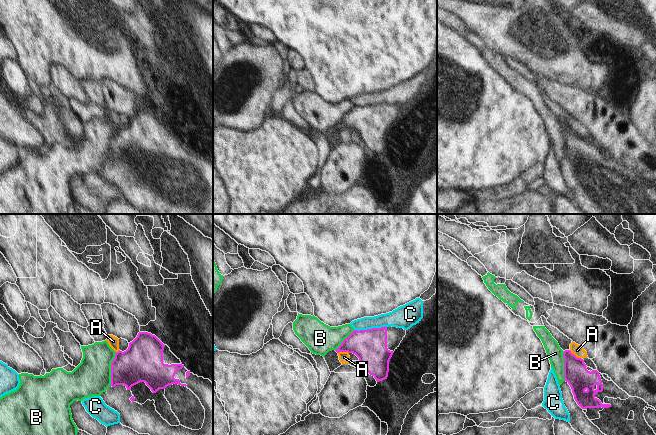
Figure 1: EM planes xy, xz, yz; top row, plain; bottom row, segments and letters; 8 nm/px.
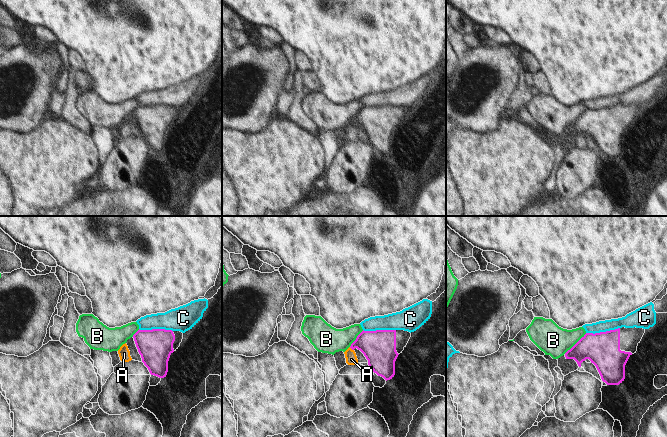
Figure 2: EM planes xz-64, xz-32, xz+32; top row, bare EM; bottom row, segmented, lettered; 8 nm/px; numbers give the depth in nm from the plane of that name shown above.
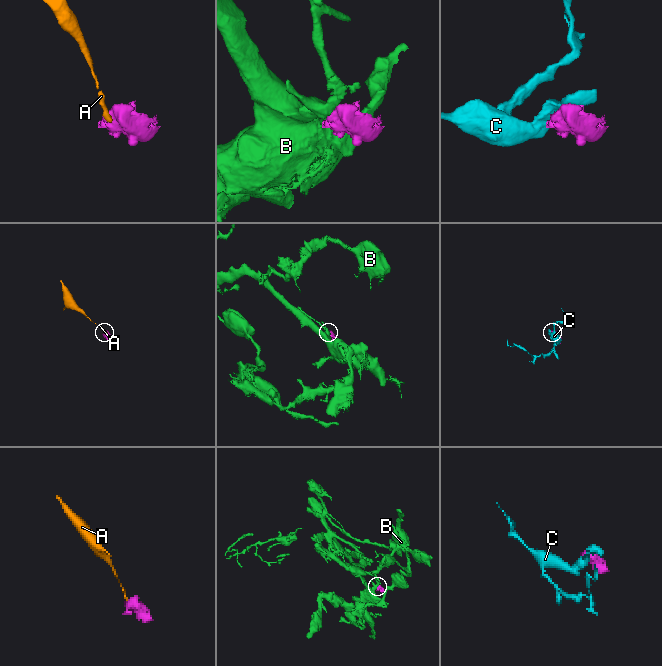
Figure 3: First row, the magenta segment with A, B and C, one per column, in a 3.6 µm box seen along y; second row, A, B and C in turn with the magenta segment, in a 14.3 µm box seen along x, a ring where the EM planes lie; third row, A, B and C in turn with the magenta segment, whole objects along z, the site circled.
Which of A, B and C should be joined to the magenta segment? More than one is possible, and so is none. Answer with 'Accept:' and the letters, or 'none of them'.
Accept: none of them

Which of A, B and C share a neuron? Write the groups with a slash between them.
A / B / C

